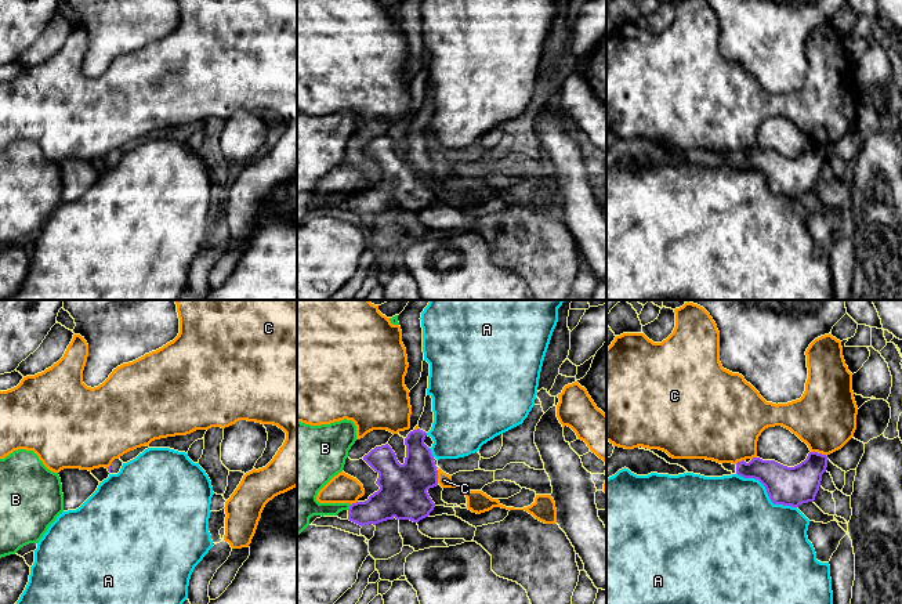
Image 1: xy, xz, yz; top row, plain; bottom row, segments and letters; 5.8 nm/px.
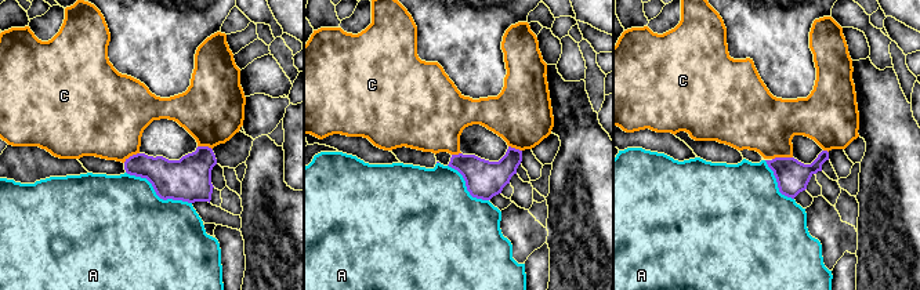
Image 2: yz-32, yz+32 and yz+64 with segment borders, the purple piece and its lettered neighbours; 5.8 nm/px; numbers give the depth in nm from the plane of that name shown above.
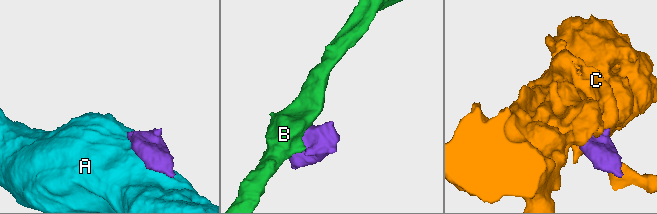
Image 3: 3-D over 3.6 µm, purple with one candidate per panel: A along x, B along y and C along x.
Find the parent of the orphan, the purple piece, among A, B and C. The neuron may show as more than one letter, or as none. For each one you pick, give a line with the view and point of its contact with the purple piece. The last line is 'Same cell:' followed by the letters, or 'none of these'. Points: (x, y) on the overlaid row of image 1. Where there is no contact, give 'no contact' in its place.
Same cell: none of these

